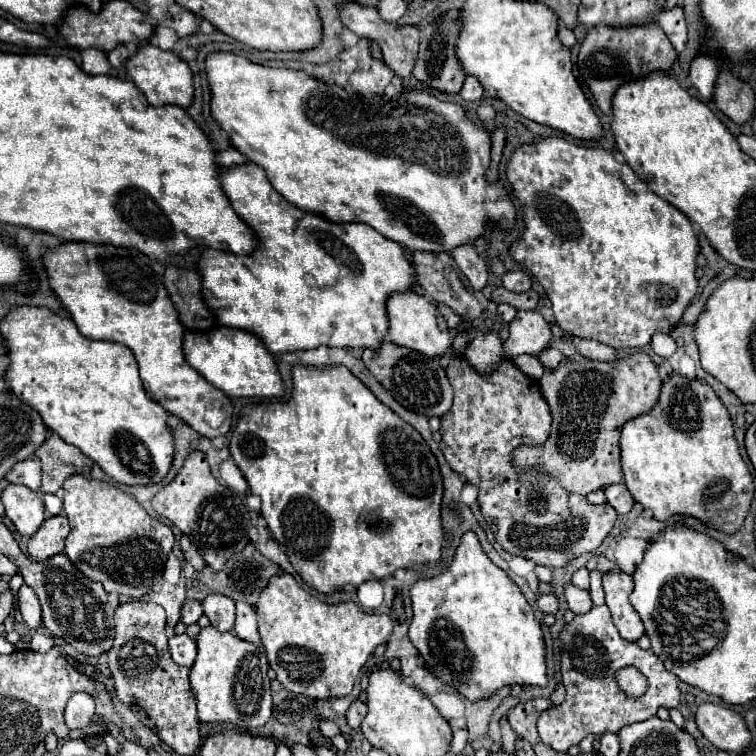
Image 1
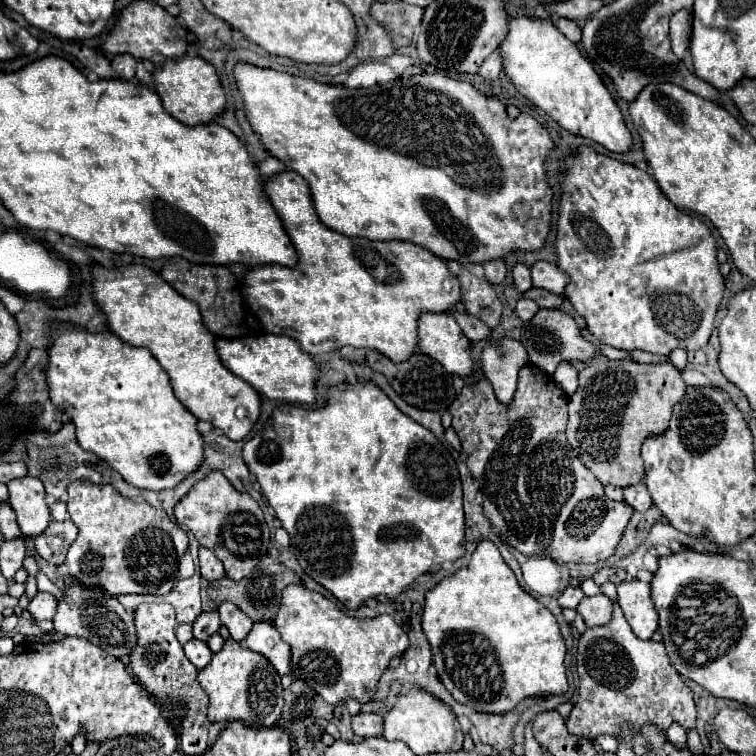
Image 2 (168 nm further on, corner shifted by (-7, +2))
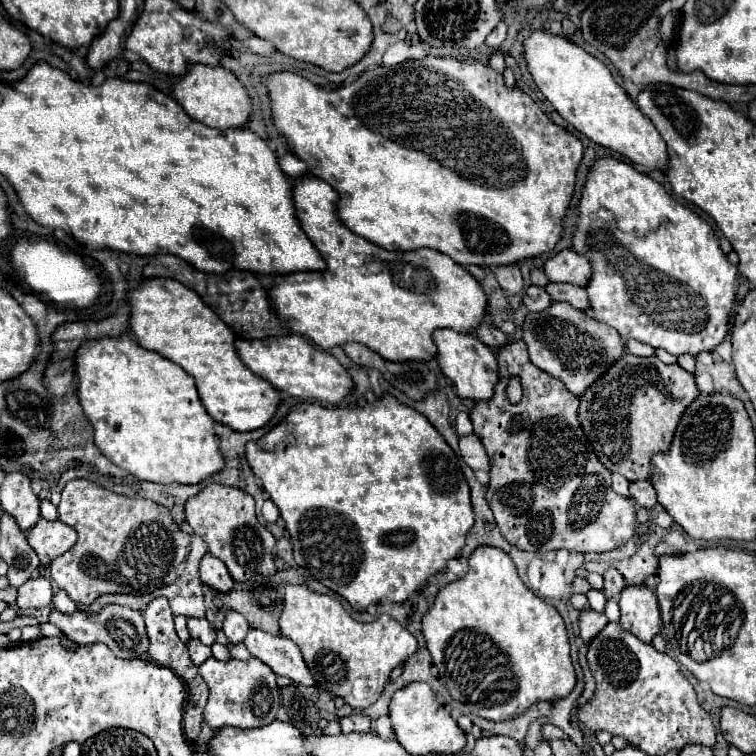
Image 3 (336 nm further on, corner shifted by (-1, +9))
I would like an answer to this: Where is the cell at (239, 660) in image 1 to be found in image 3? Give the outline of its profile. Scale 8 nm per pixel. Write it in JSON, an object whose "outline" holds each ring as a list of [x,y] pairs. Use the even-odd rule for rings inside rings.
{"outline":[[[209,657],[205,663],[199,665],[199,673],[209,685],[209,701],[205,705],[205,721],[213,729],[221,727],[241,727],[241,729],[251,729],[251,727],[263,727],[269,725],[279,709],[279,685],[277,685],[277,675],[259,659],[251,657],[249,661],[219,661],[215,657]]]}

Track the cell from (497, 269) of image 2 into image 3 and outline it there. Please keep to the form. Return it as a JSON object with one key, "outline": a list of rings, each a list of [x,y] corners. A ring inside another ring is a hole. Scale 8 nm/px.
{"outline":[[[499,265],[493,271],[497,283],[501,285],[501,289],[505,289],[509,295],[515,295],[523,289],[523,277],[517,265]]]}

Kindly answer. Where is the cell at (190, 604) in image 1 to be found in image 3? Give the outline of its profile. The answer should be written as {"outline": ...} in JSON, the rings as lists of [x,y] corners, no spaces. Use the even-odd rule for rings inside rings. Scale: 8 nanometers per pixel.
{"outline":[[[189,617],[187,619],[187,629],[191,633],[191,637],[199,639],[205,645],[213,645],[217,639],[217,629],[215,625],[211,625],[207,619],[197,619],[197,617]]]}

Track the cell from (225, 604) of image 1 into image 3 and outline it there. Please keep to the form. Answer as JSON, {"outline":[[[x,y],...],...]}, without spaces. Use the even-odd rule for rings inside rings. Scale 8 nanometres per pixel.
{"outline":[[[227,611],[225,621],[223,621],[223,633],[227,635],[227,639],[231,643],[239,643],[243,641],[247,631],[249,631],[249,623],[245,621],[245,617],[237,611]]]}

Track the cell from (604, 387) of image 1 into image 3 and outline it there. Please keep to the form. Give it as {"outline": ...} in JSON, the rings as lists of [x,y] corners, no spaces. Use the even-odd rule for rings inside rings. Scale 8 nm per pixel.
{"outline":[[[623,355],[621,359],[613,361],[611,367],[595,383],[591,383],[585,389],[585,393],[579,397],[577,419],[597,459],[609,471],[623,475],[627,481],[639,481],[639,479],[649,479],[651,455],[669,449],[673,439],[673,429],[677,427],[677,421],[681,413],[685,411],[685,405],[689,405],[689,401],[693,401],[693,397],[697,395],[699,391],[697,391],[693,375],[687,373],[677,363],[665,365],[657,357]]]}

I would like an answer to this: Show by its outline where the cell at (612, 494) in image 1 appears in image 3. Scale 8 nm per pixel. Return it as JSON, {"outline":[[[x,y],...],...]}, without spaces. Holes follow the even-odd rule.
{"outline":[[[633,481],[629,483],[631,499],[635,499],[641,507],[653,507],[657,503],[657,493],[649,481]]]}

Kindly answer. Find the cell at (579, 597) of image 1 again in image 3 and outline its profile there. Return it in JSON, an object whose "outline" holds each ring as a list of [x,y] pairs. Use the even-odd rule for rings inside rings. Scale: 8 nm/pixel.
{"outline":[[[581,609],[579,611],[579,629],[581,629],[581,639],[587,643],[591,641],[591,637],[595,637],[603,627],[605,623],[609,623],[607,615],[605,613],[597,613],[593,609]]]}

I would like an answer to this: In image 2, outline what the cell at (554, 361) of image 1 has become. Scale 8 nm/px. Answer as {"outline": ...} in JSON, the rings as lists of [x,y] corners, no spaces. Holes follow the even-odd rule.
{"outline":[[[559,364],[557,372],[553,374],[553,380],[567,392],[575,392],[575,388],[579,386],[579,380],[577,380],[577,368],[573,364]]]}

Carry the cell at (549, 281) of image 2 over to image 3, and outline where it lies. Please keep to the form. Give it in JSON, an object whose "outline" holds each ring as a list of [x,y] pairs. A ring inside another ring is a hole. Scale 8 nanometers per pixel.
{"outline":[[[565,249],[553,257],[549,257],[543,265],[545,277],[553,283],[575,283],[585,285],[589,279],[589,261],[585,257],[573,253],[571,249]]]}

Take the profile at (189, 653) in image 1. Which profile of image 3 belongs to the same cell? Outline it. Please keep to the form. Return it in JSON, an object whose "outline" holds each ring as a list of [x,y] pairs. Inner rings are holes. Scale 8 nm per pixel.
{"outline":[[[189,639],[187,651],[189,651],[189,657],[191,657],[191,661],[193,661],[195,665],[201,665],[201,663],[211,655],[211,647],[203,645],[203,643],[197,641],[197,639]]]}

